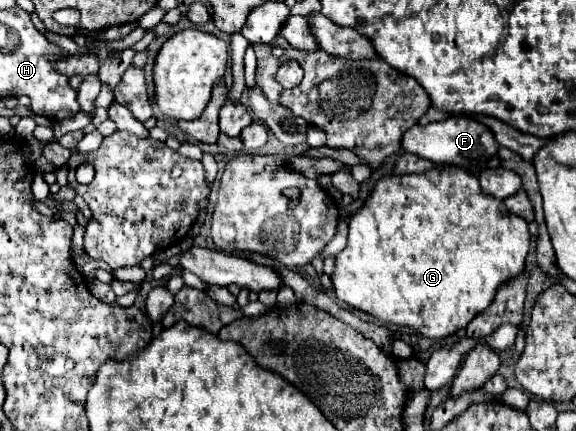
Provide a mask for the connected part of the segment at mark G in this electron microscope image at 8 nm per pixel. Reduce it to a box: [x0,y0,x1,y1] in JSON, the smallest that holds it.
[332,166,530,340]

